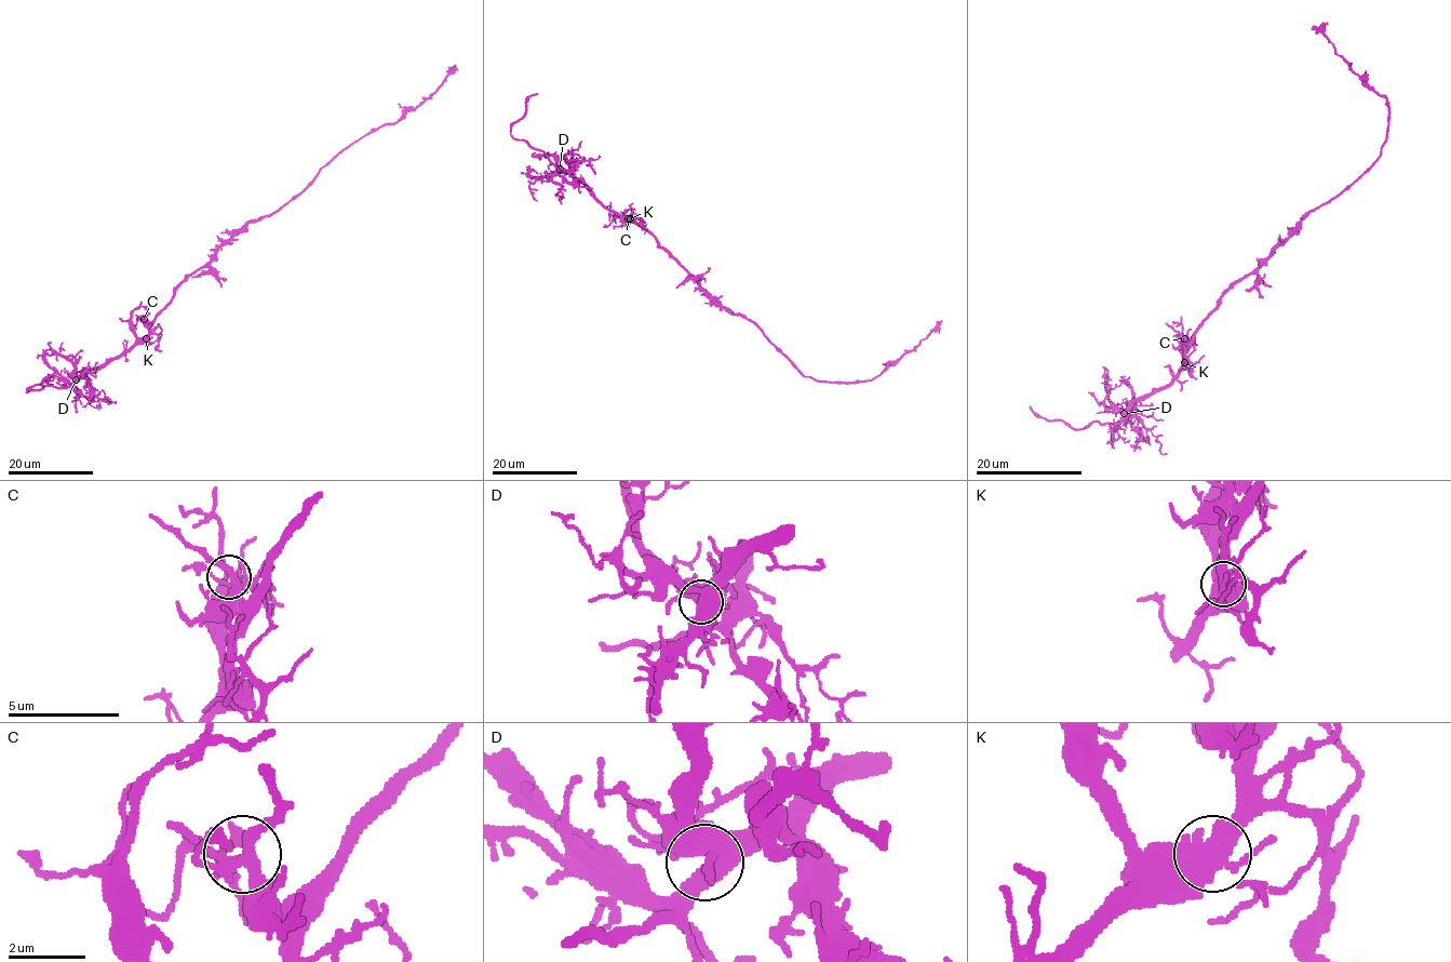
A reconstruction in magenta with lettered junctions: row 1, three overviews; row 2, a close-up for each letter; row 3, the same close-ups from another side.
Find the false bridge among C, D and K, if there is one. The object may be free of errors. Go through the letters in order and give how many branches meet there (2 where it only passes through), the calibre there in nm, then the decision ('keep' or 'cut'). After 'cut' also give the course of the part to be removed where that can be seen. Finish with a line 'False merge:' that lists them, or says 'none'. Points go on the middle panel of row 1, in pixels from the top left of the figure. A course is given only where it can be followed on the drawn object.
C: 5 branches meet; 320 nm thick; keep
D: 6 branches meet; 500 nm thick; keep
K: 5 branches meet; 480 nm thick; keep
False merge: none

